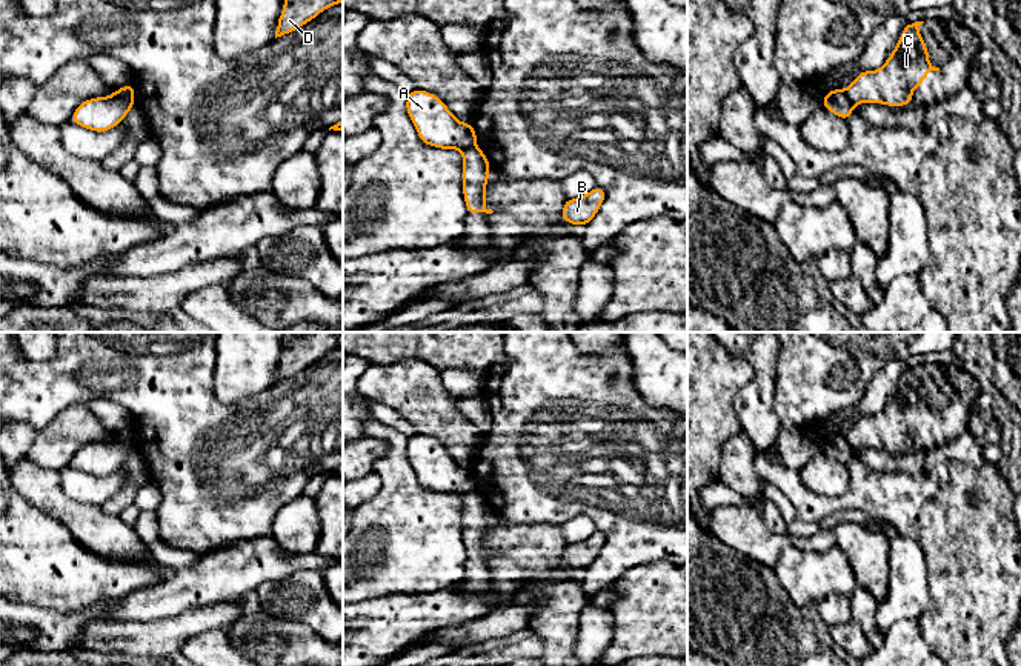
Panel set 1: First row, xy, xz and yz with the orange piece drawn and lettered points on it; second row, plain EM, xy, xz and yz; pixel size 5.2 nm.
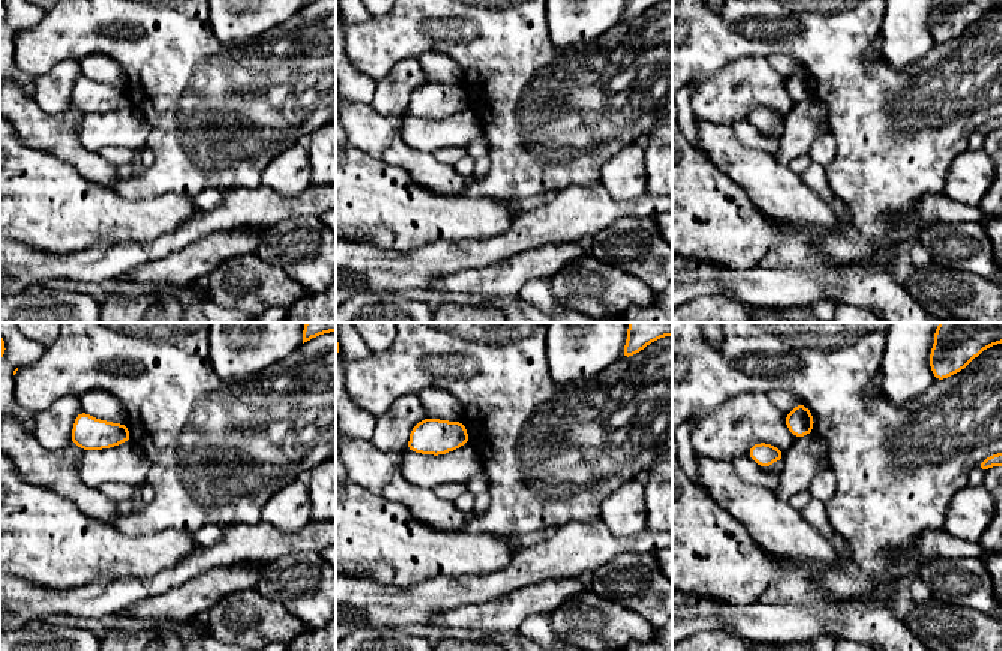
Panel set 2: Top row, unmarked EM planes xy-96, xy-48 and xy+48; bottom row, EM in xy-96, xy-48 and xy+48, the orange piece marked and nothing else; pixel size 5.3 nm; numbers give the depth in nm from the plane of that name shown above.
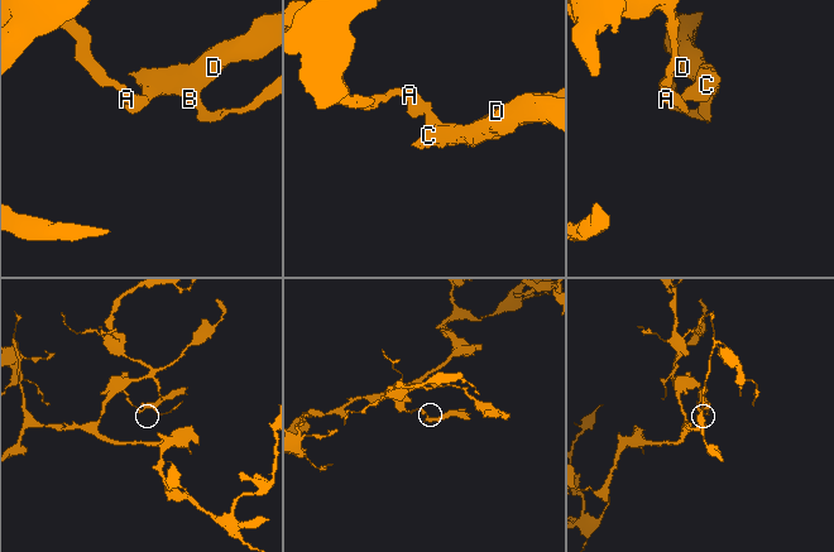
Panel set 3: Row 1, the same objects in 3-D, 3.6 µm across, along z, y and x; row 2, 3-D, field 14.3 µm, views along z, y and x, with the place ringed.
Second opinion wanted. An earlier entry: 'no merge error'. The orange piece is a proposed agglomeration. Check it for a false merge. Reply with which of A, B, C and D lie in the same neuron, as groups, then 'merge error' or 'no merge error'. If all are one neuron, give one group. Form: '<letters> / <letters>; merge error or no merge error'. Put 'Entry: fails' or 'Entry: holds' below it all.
A / B C D; merge error
Entry: fails

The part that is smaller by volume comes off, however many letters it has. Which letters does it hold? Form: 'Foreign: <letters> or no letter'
Foreign: B, C, D

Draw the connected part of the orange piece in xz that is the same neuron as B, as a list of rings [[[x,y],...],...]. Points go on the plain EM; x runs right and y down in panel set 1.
[[[595,531],[590,537],[577,543],[567,543],[561,554],[561,563],[570,569],[589,569],[600,555],[606,535]]]

